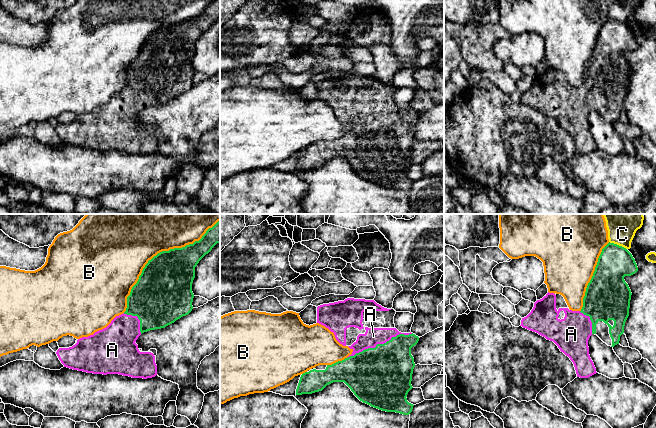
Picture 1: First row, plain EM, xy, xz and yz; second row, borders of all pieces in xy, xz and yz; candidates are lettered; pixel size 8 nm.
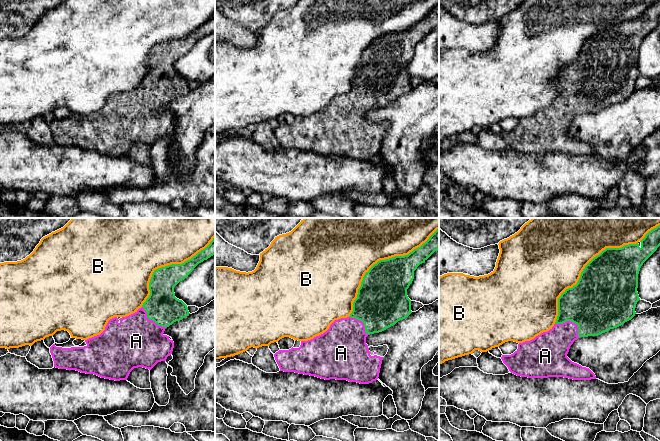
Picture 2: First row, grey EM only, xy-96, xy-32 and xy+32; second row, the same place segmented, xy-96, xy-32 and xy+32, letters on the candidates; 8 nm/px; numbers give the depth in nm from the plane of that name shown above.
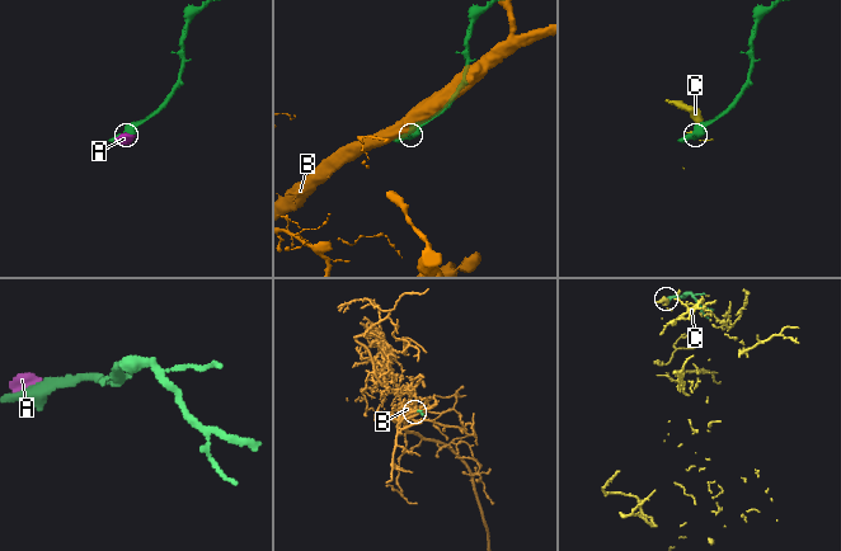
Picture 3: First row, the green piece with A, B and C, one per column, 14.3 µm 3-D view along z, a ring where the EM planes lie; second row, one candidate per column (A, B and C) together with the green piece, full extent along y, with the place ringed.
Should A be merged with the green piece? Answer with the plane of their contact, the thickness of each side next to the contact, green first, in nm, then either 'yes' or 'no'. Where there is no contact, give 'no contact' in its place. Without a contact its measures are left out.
contact in xz; calibres 460 and 140 nm; yes

